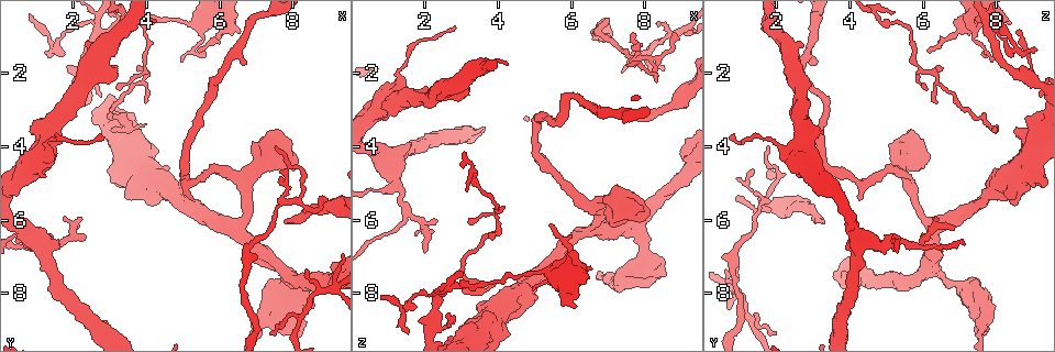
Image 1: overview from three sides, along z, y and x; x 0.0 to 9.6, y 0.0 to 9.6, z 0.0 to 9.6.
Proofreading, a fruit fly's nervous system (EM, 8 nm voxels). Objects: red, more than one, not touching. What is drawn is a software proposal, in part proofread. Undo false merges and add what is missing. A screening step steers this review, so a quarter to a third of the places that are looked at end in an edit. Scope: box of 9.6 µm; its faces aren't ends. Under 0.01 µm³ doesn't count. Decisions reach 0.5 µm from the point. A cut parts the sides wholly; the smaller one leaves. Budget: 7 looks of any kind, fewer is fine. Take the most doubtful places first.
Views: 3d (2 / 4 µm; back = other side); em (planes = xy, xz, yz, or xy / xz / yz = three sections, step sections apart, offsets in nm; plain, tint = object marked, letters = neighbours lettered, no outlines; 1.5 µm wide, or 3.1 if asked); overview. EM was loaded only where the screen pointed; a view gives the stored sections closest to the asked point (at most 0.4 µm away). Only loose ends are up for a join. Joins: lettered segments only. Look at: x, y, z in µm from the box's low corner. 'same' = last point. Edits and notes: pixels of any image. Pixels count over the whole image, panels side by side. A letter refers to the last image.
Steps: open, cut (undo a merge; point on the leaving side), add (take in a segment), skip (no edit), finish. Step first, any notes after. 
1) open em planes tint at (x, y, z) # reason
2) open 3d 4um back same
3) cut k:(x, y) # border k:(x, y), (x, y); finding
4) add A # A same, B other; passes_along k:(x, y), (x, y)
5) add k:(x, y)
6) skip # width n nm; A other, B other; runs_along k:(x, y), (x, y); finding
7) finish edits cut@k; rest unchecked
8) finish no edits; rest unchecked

open em planes plain at (3.55, 3.70, 9.15) # sudden change in width

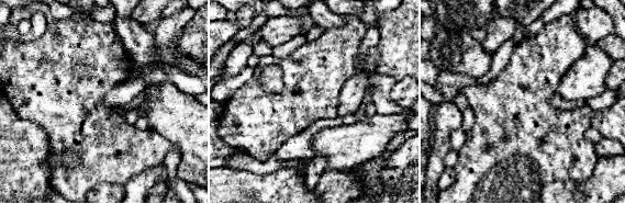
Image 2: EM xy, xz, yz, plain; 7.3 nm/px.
open em planes tint same

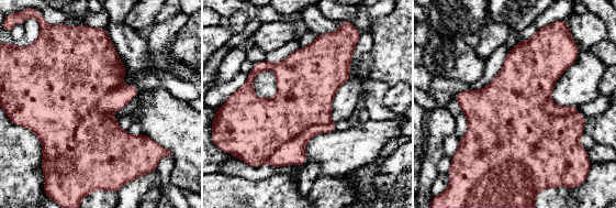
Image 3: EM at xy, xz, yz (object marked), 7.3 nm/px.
open em planes letters same

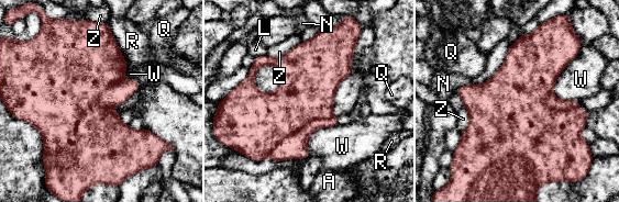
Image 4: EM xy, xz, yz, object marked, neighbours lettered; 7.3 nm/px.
skip # longest_contact W 500 nm; A other, L other, N other, Q other, R other, W other, Z other; border 4:(338, 124), (280, 163); continuous, no second cell

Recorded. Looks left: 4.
open em yz step 8 tint at (1.20, 6.65, 5.05) # a narrow waist

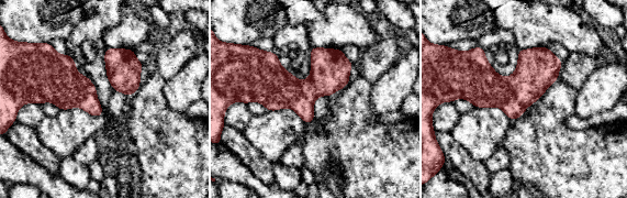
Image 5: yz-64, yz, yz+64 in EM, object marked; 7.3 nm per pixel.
open em planes tint same # cut it another way

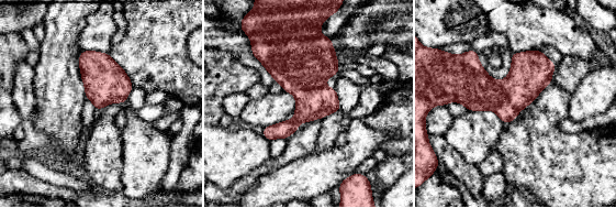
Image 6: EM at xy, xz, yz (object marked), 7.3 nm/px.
open em planes letters same # see the neighbours

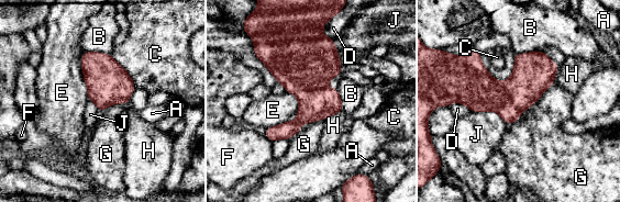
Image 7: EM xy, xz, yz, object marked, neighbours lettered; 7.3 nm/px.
skip # width 280 nm; A other, B other, C other, D other, E other, F other, G other, H other, J other; border 7:(342, 111), (331, 114), (324, 120); one cell here

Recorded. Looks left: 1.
open em planes letters at (9.20, 7.85, 0.85)

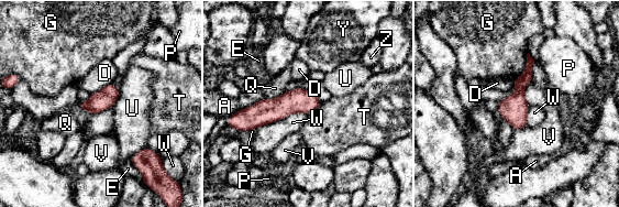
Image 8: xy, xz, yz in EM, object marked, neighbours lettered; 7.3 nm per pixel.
skip # width 140 nm; longest_contact W 380 nm; A other, D other, E other, G other, P other, Q other, T other, U other, V other, W other, Y other, Z other; all the same cell

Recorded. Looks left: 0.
finish no edits; rest unchecked

